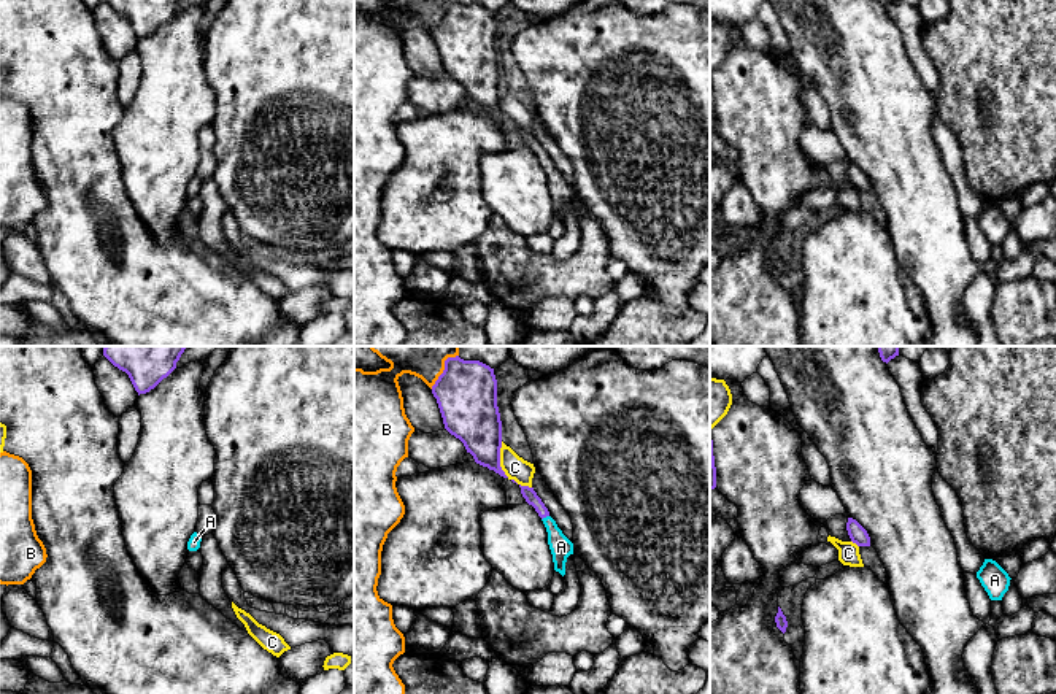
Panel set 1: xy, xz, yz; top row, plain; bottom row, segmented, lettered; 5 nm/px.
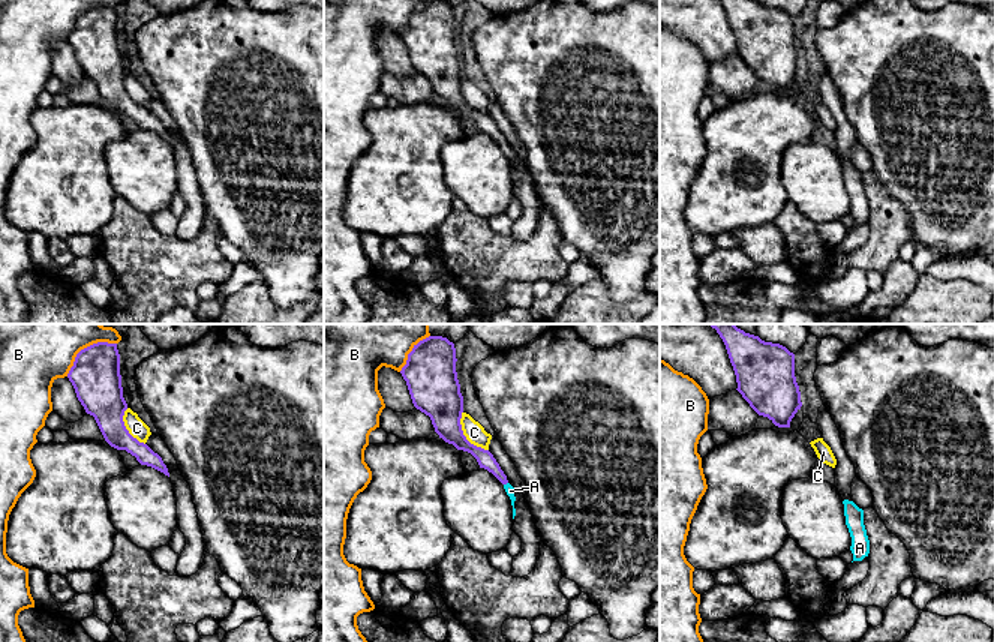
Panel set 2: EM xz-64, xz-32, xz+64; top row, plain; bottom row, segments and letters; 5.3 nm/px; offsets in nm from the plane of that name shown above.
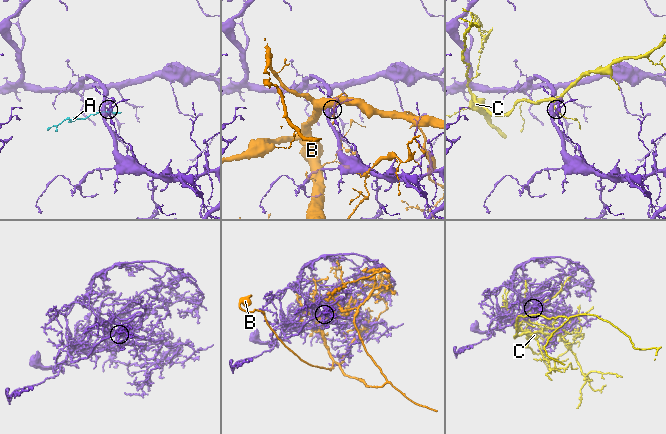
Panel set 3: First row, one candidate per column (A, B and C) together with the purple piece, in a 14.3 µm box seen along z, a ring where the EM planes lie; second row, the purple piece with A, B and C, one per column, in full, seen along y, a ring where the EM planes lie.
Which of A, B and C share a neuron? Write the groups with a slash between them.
A / B / C

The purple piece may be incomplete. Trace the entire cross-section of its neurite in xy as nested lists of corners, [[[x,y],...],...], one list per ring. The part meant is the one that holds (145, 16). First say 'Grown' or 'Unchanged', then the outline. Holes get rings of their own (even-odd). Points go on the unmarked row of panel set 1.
Unchanged. [[[105,0],[114,11],[125,16],[140,38],[154,33],[175,13],[181,0]]]

